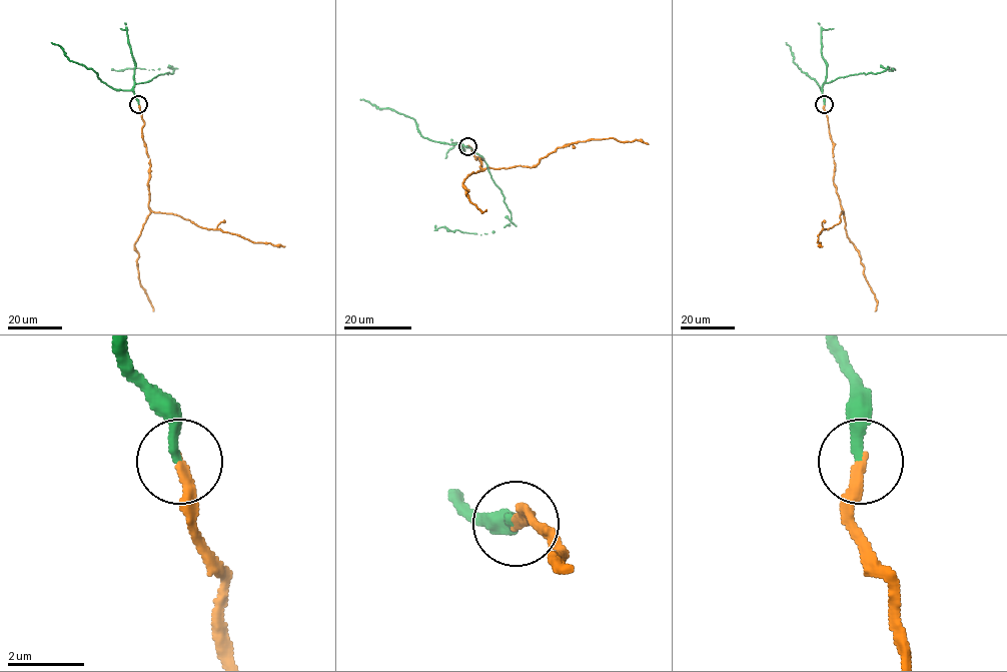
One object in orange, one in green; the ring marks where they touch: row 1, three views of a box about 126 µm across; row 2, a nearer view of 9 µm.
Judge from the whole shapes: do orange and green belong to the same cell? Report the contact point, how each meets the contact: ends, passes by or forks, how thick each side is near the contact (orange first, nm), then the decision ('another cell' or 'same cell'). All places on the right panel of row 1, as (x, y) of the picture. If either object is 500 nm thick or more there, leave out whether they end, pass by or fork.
place (824, 104); orange ends; green ends; calibres 280 and 240 nm; same cell

